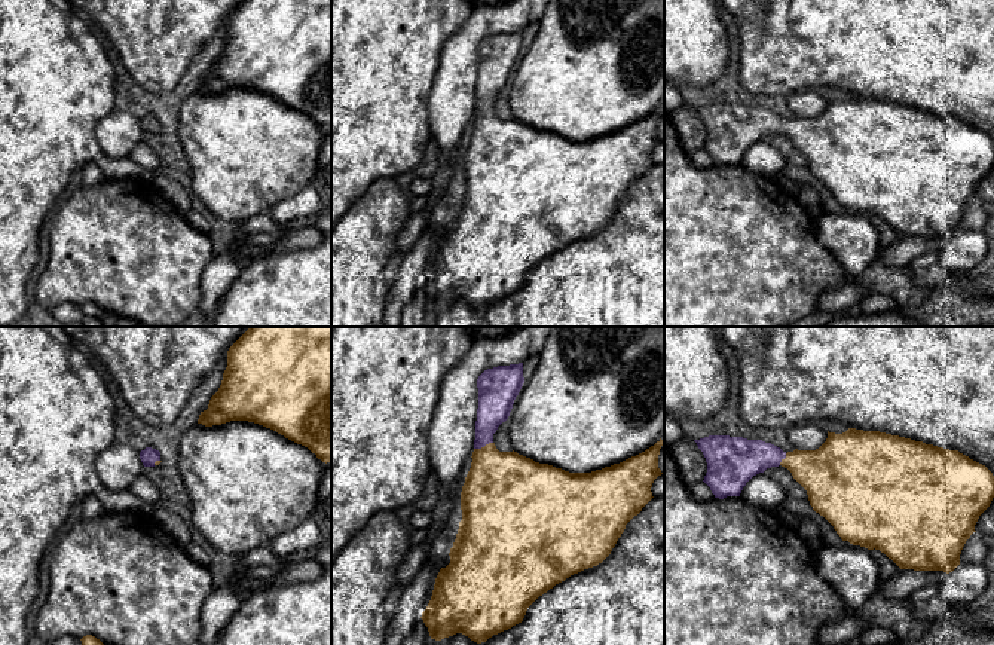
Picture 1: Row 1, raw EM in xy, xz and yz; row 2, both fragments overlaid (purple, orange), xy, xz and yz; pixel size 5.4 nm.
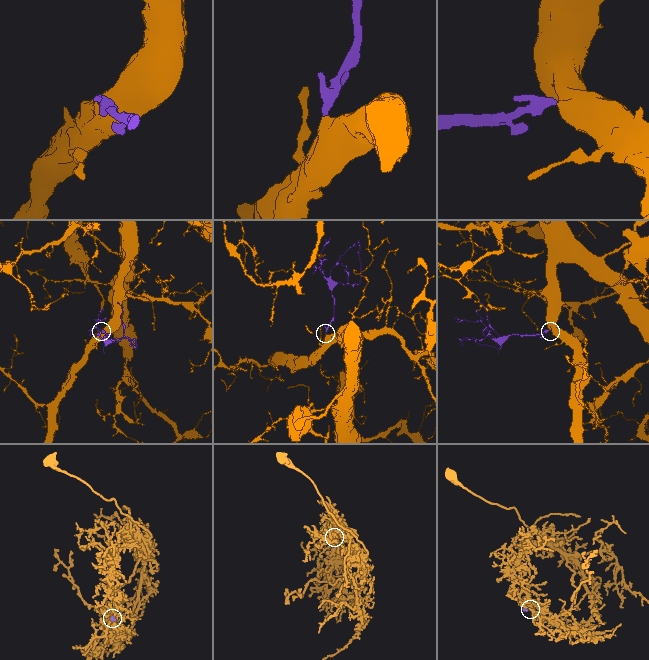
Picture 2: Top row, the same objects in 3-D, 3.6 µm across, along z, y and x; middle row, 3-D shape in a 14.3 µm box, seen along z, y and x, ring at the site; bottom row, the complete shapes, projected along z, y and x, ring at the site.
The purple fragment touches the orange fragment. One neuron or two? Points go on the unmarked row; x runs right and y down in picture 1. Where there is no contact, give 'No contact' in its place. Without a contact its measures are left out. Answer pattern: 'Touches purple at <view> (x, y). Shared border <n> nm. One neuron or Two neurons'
Touches purple at xz (483, 113). Shared border 110 nm. One neuron

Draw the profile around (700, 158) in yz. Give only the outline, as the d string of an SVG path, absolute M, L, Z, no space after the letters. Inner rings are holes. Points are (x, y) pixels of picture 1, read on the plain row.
M704 149L688 153L688 158L695 168L709 168L715 165L710 155Z

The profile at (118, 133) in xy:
M113 110L97 123L95 138L107 156L123 159L143 141L144 132L132 113Z

